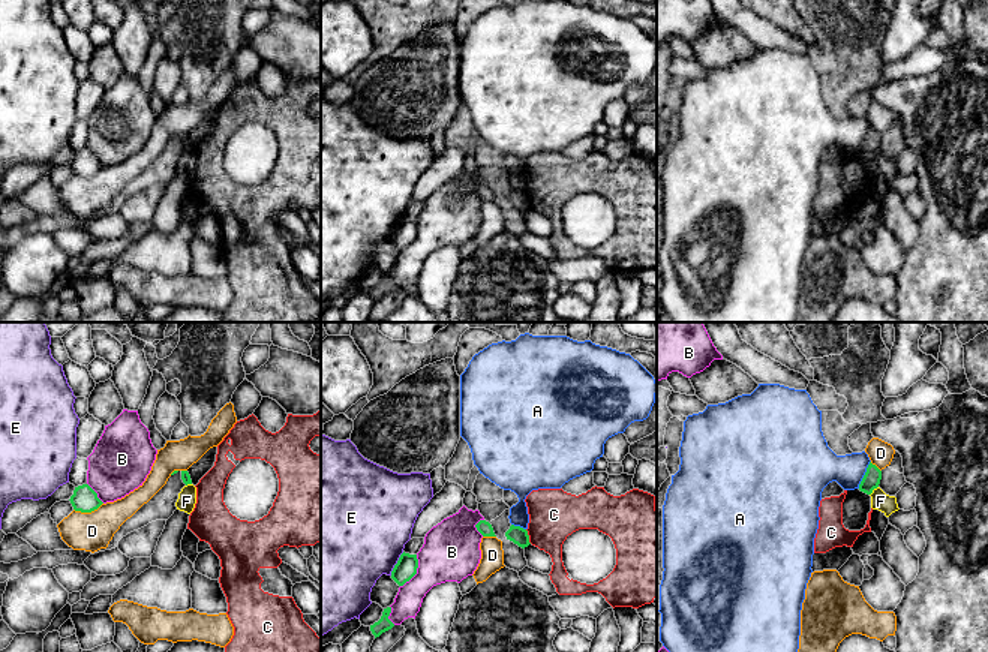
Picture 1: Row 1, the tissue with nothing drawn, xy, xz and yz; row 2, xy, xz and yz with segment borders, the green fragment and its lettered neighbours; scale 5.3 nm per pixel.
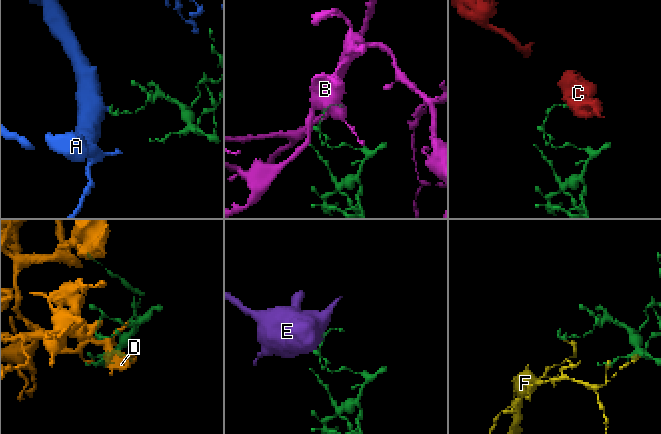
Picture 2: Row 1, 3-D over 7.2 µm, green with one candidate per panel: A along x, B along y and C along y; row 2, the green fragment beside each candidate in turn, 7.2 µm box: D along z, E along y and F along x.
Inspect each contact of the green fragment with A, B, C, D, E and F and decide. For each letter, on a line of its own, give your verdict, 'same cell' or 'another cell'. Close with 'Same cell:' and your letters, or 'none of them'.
A: another cell
B: another cell
C: another cell
D: another cell
E: another cell
F: another cell
Same cell: none of them

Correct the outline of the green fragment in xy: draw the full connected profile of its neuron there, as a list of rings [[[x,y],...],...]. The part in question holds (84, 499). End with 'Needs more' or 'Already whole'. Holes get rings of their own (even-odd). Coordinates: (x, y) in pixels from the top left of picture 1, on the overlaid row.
[[[88,484],[75,487],[73,495],[69,501],[73,510],[81,513],[91,513],[103,504]]]. Already whole

